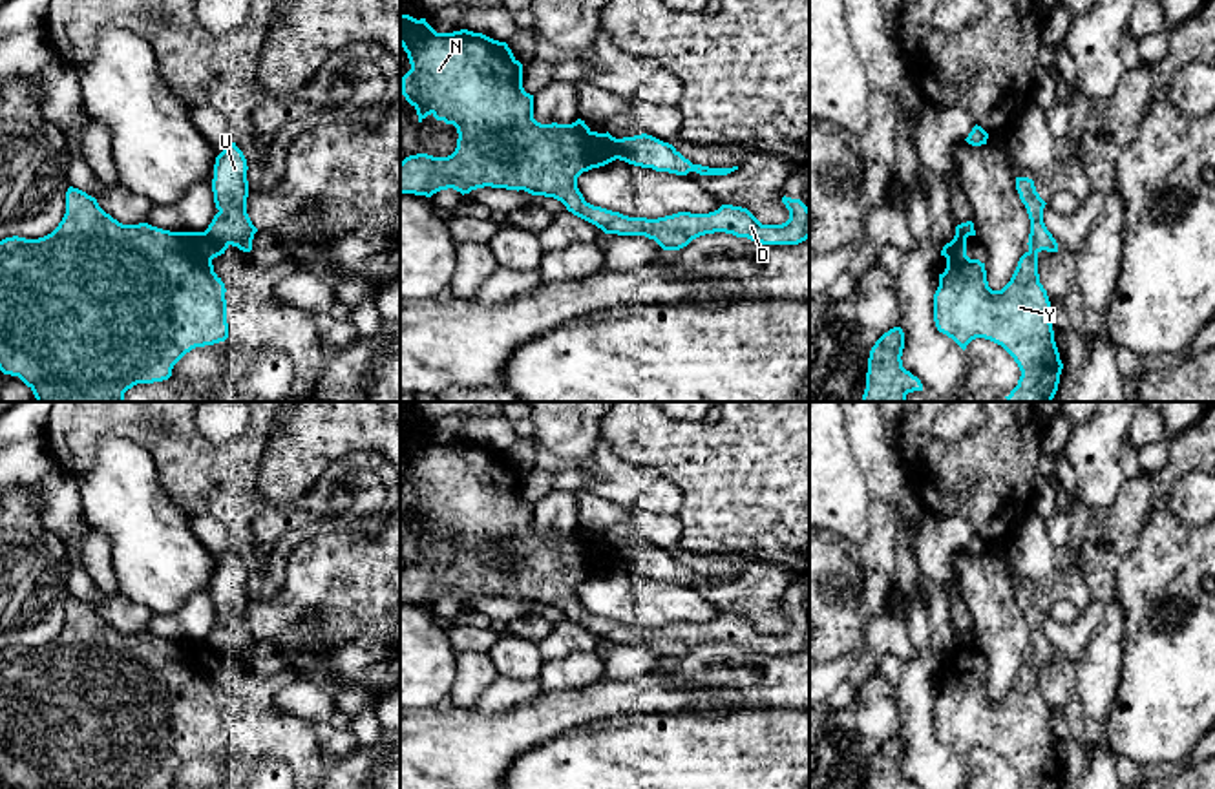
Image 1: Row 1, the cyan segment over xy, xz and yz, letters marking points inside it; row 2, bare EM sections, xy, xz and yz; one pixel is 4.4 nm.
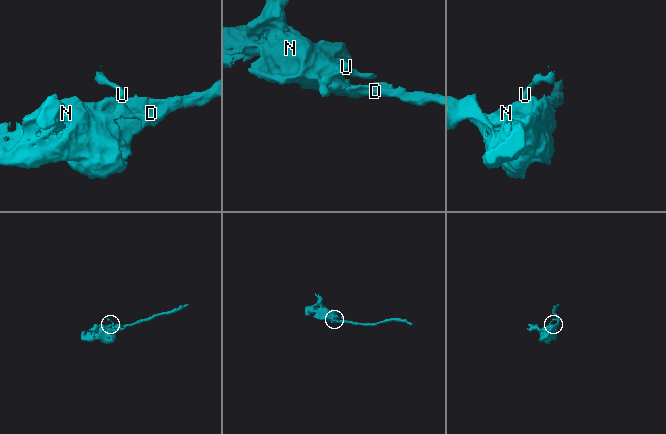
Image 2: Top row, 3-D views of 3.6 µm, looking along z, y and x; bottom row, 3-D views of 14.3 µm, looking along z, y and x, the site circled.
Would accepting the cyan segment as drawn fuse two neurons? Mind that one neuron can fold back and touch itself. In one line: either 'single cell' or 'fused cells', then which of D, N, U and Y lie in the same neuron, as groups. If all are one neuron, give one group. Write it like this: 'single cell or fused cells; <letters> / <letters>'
fused cells; D N Y / U

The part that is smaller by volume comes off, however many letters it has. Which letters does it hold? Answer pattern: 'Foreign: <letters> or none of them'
Foreign: U

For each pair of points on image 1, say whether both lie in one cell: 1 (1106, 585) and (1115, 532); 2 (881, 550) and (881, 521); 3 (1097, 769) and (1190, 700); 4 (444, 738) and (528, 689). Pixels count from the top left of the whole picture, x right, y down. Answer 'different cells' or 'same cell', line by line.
1: same cell
2: same cell
3: different cells
4: different cells

